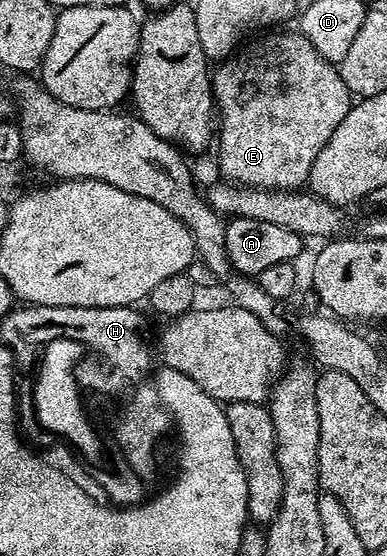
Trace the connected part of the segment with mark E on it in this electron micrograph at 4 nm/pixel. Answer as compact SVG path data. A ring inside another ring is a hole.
M279 31L256 36L256 41L248 49L240 48L234 55L220 60L211 73L211 91L215 98L218 121L218 176L237 185L248 185L250 189L299 191L307 185L313 159L317 159L321 147L329 143L329 135L337 131L337 123L349 115L353 95L349 87L345 87L338 68L317 55L317 47L313 47L313 43L309 43L302 33L275 32Z

